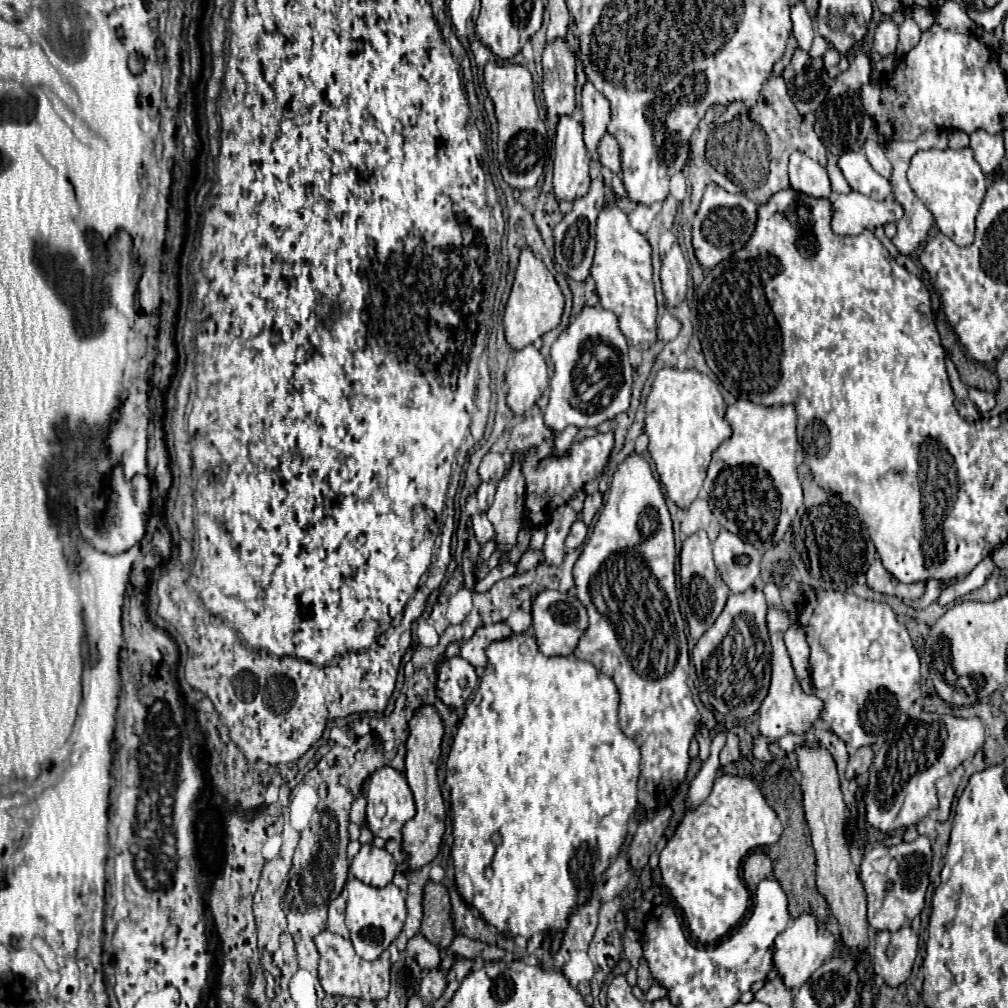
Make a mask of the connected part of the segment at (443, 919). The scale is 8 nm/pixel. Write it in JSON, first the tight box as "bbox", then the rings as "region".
{"bbox":[422,882,454,950],"region":[[[428,882],[424,886],[424,918],[422,934],[436,948],[446,950],[454,938],[454,926],[450,918],[450,898],[442,884]]]}

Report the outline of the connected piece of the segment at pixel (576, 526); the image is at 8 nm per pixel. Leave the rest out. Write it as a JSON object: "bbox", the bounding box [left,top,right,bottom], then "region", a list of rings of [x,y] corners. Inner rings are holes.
{"bbox":[566,520,588,550],"region":[[[576,520],[576,522],[572,524],[572,528],[570,528],[568,538],[566,538],[566,548],[570,550],[570,548],[582,546],[584,540],[586,540],[586,534],[588,534],[588,526],[586,526],[582,520]]]}

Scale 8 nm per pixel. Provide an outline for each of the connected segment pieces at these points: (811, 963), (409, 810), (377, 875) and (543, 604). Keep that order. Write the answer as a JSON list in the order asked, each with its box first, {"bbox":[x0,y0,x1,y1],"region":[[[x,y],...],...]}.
[{"bbox":[772,914,836,990],"region":[[[802,914],[794,918],[792,924],[774,940],[772,960],[774,960],[774,968],[784,980],[784,986],[790,990],[794,988],[798,990],[812,976],[812,972],[816,972],[816,968],[820,968],[824,960],[832,956],[834,944],[836,944],[834,934],[830,934],[812,914]]]},{"bbox":[366,766,416,840],"region":[[[384,766],[380,770],[376,770],[370,778],[368,778],[368,806],[366,806],[366,826],[370,828],[370,832],[374,836],[380,836],[384,840],[402,840],[402,826],[416,814],[414,808],[414,798],[412,798],[412,790],[404,778],[402,772]]]},{"bbox":[350,844,396,888],"region":[[[362,844],[360,852],[354,856],[350,864],[350,872],[354,878],[358,878],[364,884],[384,888],[386,884],[392,882],[396,864],[392,854],[388,854],[384,848]]]},{"bbox":[532,590,588,656],"region":[[[544,590],[532,602],[532,632],[544,656],[570,656],[576,640],[580,640],[586,626],[588,616],[584,612],[584,606],[576,600],[576,596],[570,596],[568,592]]]}]

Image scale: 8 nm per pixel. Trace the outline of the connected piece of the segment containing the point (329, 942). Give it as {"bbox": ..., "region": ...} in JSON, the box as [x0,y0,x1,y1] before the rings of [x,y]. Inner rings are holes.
{"bbox":[314,930,400,1002],"region":[[[322,930],[320,934],[316,934],[314,944],[316,944],[316,950],[320,954],[318,976],[320,976],[320,984],[322,984],[326,994],[364,998],[364,1000],[372,1000],[372,1002],[388,996],[388,992],[390,992],[390,964],[394,962],[391,954],[400,954],[394,943],[381,954],[380,958],[376,958],[372,962],[356,956],[352,942],[348,938],[342,938],[342,936],[328,932],[328,930]]]}

